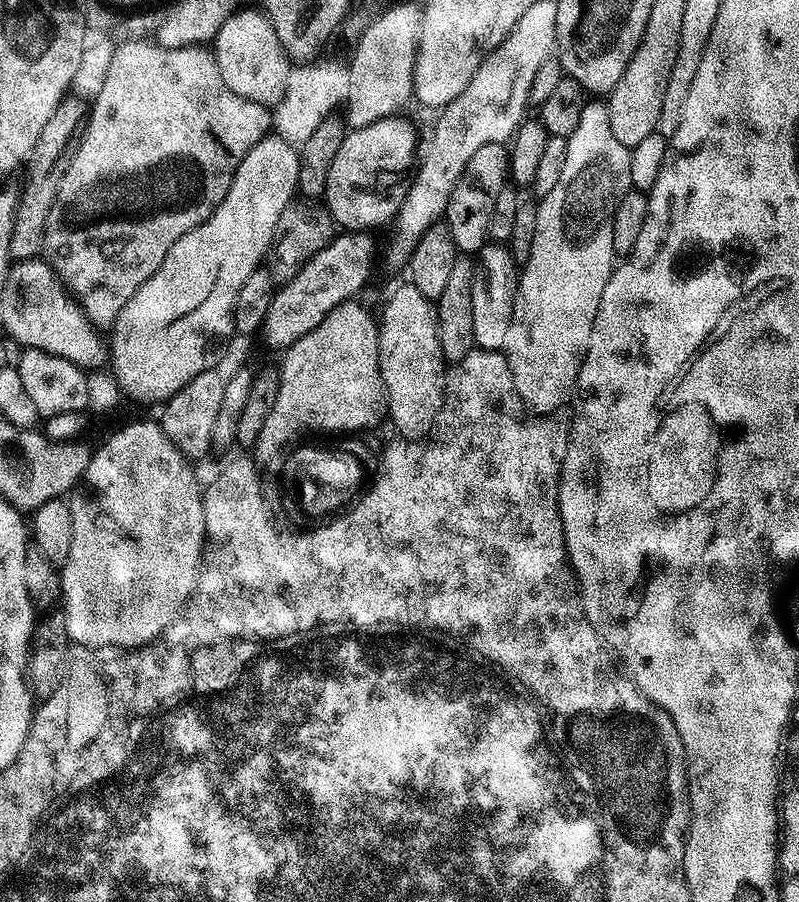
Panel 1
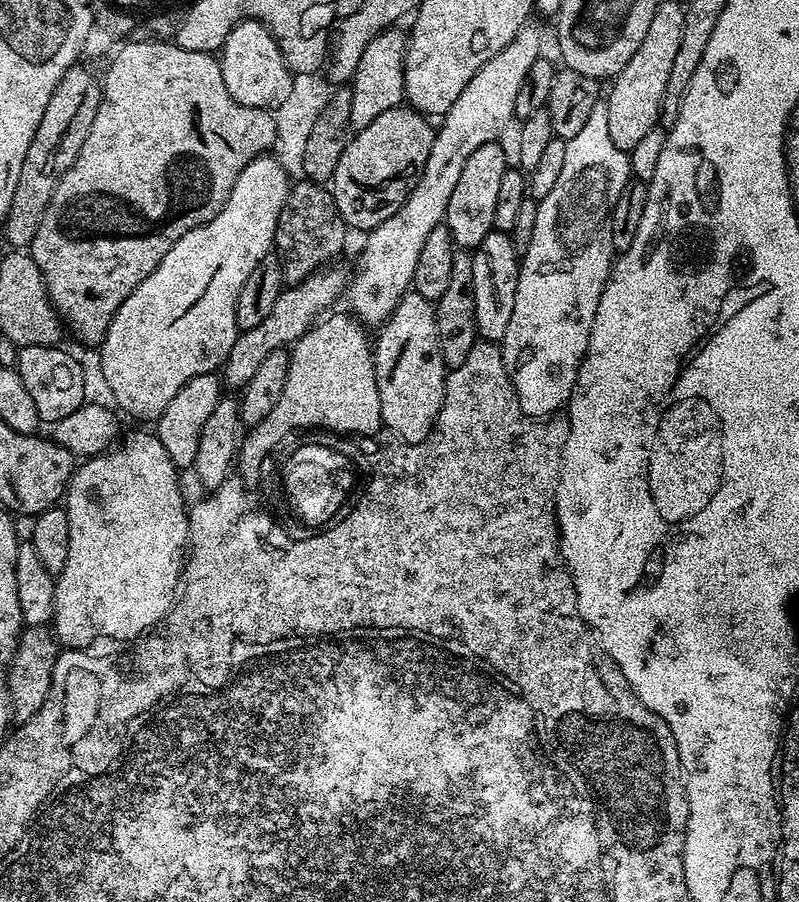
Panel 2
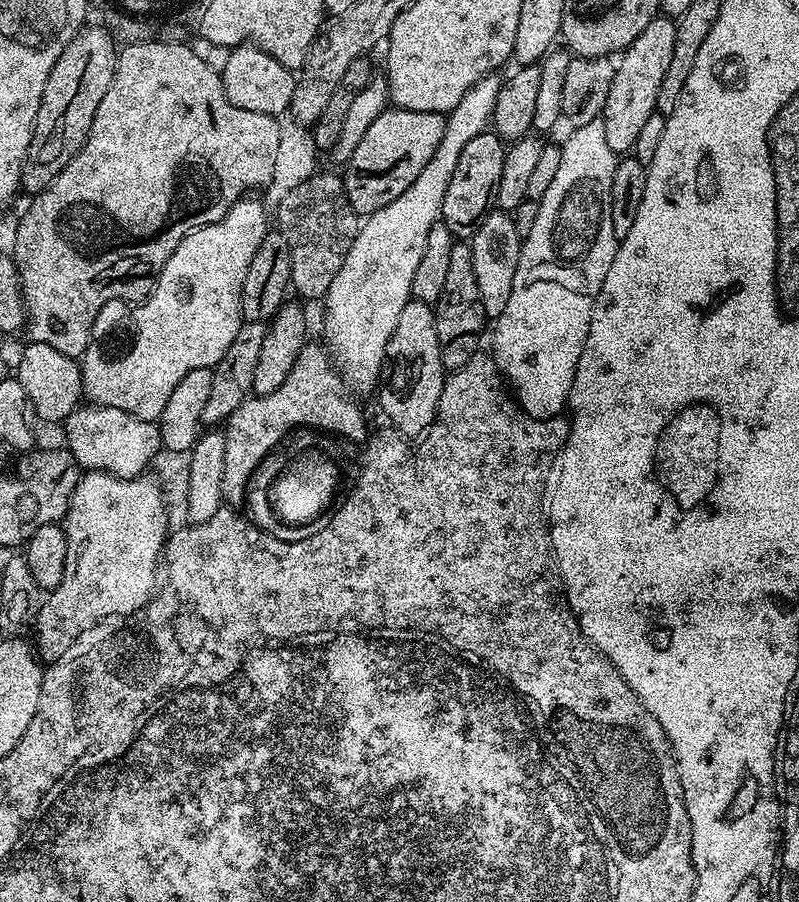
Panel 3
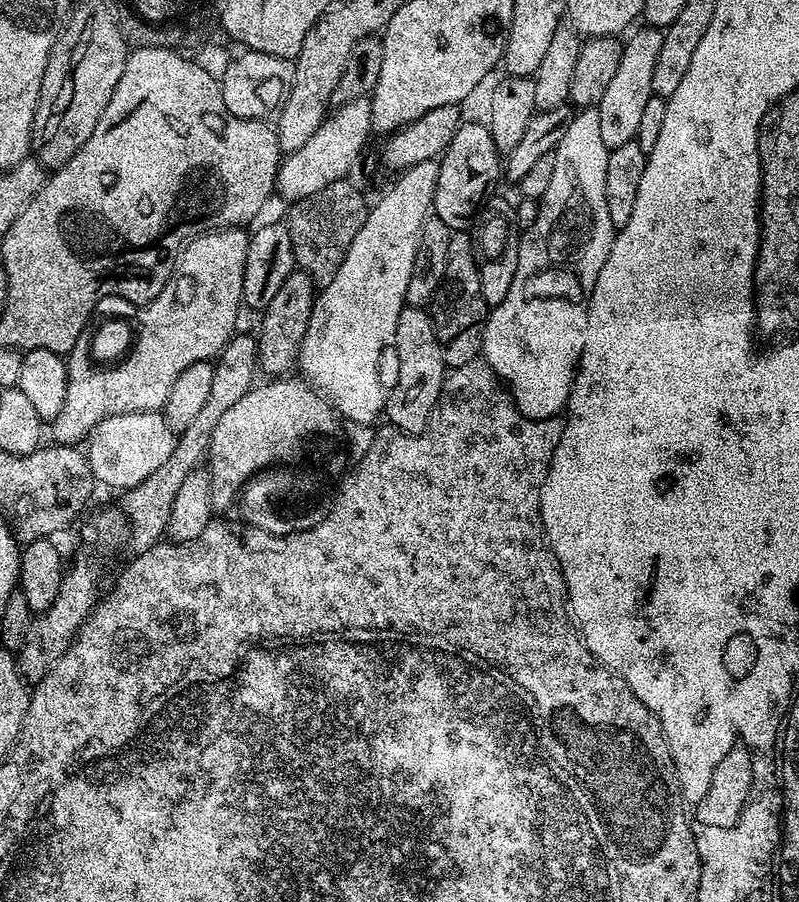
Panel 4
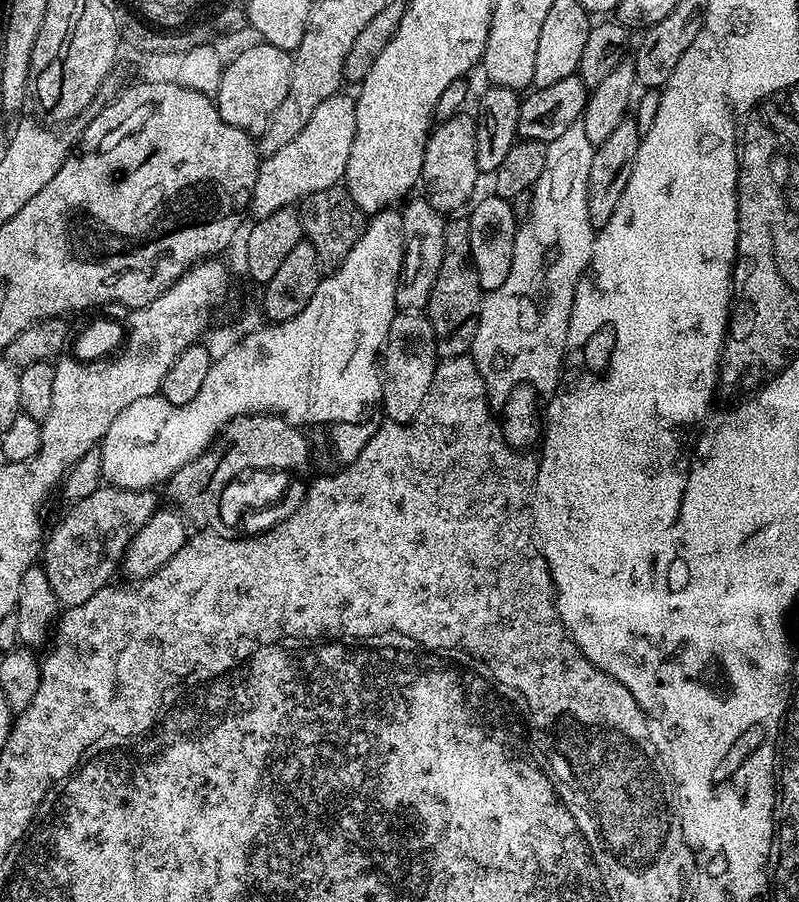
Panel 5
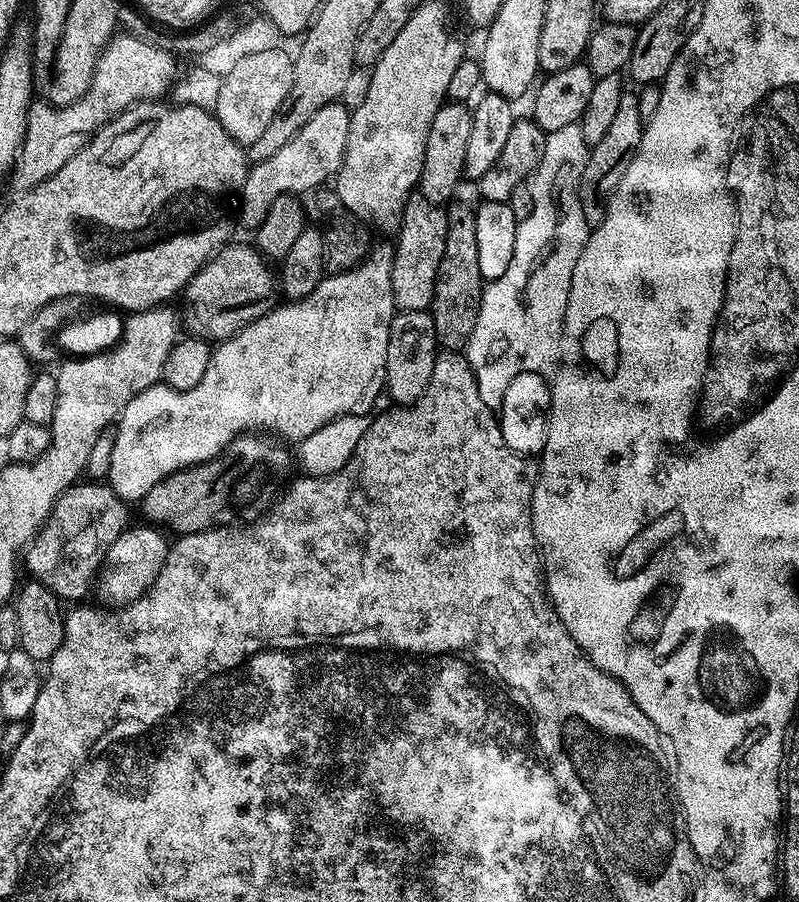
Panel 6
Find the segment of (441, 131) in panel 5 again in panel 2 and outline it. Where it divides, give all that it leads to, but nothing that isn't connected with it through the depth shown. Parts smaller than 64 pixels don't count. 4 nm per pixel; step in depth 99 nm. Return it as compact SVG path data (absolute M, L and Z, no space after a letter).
M500 142L483 144L466 158L466 166L462 166L462 174L454 186L454 194L450 194L450 206L446 206L444 220L448 225L452 241L460 250L475 250L493 232L494 206L498 202L498 189L502 182L502 174L510 166L510 156L504 153Z

